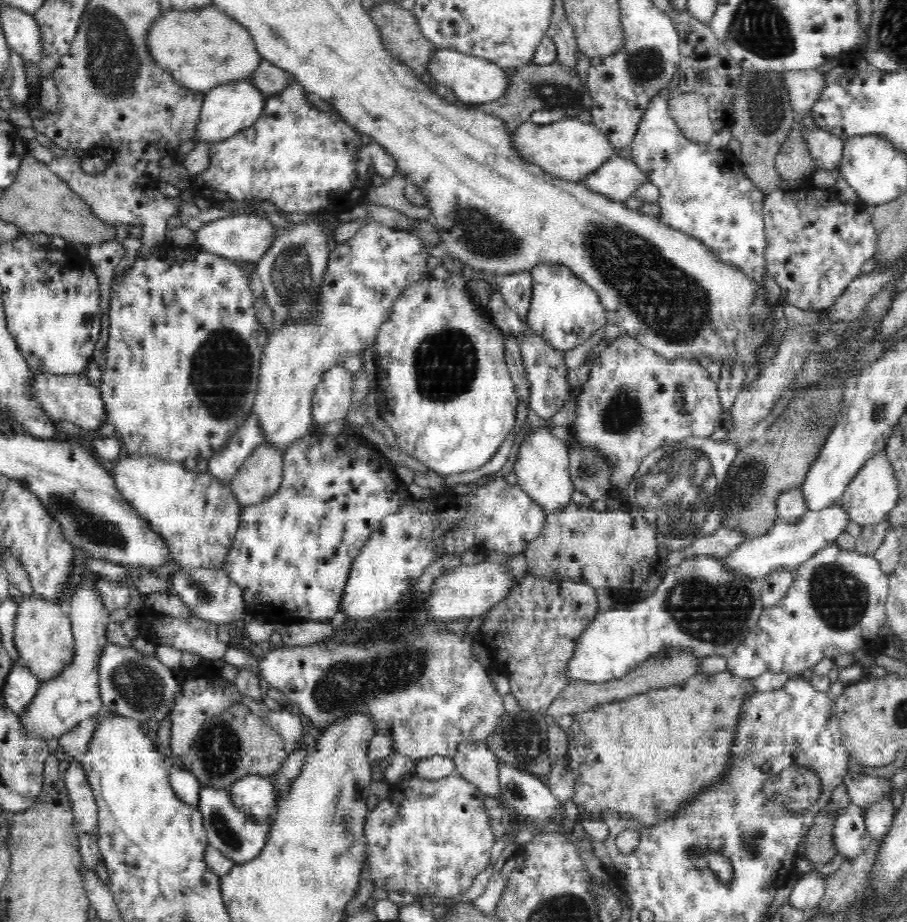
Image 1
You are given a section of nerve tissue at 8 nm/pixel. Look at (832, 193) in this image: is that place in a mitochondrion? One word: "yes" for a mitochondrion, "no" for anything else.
no

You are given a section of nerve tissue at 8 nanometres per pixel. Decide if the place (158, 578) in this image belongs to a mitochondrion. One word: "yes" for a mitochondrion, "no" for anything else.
no

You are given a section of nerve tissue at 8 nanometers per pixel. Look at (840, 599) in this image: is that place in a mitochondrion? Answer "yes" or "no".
yes

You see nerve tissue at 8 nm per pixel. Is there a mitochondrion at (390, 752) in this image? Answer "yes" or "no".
no

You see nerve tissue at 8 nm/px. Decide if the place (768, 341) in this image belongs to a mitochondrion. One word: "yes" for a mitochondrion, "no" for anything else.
no

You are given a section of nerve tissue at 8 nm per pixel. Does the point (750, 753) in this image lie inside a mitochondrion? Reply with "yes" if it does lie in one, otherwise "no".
yes

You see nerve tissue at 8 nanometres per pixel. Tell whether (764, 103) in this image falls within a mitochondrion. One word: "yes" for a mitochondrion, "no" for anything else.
yes

